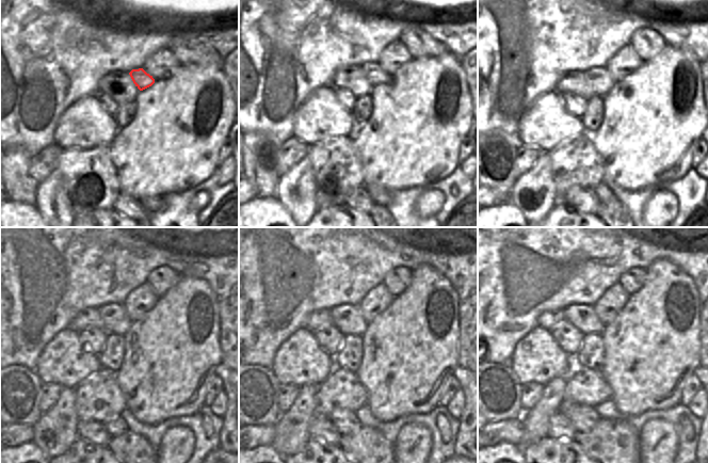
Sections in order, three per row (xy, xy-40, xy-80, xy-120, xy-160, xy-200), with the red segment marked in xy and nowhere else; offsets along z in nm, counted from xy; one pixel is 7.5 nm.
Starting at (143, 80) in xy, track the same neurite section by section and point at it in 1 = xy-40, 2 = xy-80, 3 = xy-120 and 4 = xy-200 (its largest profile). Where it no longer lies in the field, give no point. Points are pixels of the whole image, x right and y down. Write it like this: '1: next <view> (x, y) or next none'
1: next xy-40 (375, 76)
2: next xy-80 (599, 79)
3: next xy-120 (114, 317)
4: next xy-200 (582, 317)

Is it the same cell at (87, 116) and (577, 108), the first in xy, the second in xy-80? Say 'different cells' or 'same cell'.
different cells

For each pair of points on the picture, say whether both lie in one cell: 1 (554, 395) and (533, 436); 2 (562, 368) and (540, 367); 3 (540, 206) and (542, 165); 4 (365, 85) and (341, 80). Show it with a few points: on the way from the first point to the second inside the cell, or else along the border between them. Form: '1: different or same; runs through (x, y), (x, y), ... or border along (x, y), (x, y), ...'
1: same; runs through (547, 405), (536, 419), (535, 426)
2: same; runs through (557, 367), (545, 367)
3: same; runs through (540, 196), (540, 175)
4: same; runs through (359, 85), (355, 81), (347, 80)

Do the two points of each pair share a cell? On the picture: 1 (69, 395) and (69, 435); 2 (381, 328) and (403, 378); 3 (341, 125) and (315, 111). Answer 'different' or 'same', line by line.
1: same
2: same
3: same

